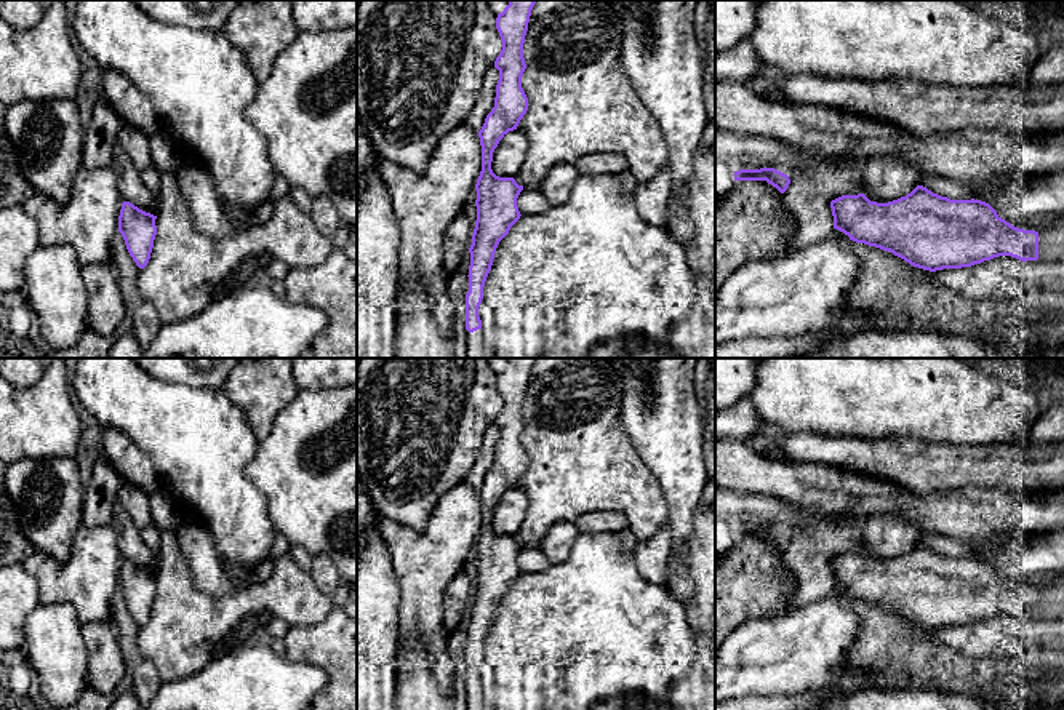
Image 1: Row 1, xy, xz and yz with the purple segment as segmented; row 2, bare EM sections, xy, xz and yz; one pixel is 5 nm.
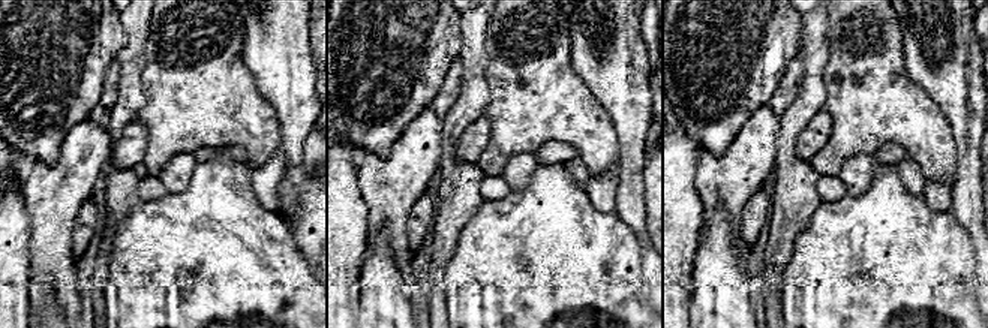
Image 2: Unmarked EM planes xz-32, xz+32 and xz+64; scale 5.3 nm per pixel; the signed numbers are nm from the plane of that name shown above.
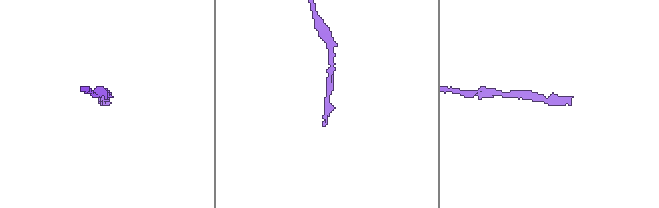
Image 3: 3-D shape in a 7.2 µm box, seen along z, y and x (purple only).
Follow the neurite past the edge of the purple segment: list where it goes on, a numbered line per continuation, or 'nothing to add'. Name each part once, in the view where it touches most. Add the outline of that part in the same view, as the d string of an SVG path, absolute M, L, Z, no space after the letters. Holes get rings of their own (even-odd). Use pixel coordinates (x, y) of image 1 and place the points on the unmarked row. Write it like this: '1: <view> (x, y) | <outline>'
1: yz (1052, 598) | M1064 579L1058 585L1038 592L1038 617L1064 619Z

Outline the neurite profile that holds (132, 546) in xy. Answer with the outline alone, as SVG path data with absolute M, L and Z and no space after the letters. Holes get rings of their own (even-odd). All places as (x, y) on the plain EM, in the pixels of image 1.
M118 502L114 507L112 528L118 534L118 548L123 560L130 560L139 568L157 574L158 561L155 553L146 545L141 529L136 528L131 517Z

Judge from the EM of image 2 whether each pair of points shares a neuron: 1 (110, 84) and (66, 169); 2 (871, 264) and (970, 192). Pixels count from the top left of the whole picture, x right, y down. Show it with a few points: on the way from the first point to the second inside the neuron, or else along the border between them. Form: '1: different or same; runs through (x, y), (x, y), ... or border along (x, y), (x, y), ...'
1: different; border along (87, 119), (105, 131)
2: different; border along (949, 211), (967, 231), (970, 240)

